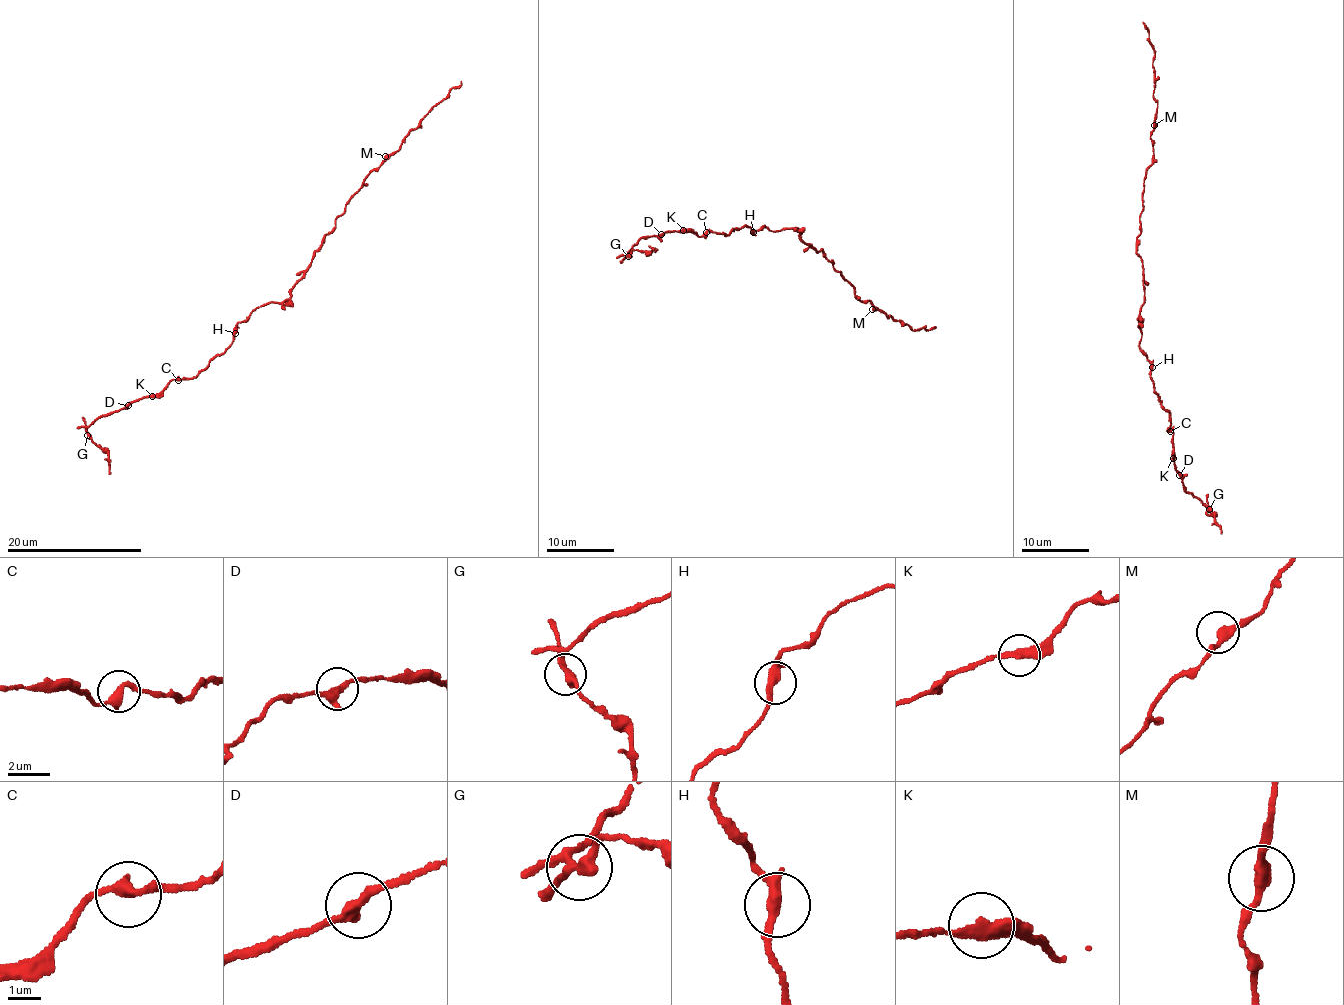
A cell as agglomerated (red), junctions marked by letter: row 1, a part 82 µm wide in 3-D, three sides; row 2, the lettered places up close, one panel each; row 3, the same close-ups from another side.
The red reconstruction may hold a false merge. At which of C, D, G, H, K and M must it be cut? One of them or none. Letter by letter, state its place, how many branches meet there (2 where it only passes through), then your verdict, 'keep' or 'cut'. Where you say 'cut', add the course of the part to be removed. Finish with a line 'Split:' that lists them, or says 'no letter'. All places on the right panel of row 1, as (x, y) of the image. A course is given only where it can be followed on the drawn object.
C: place (1170, 431); branches 2; keep
D: place (1179, 475); branches 2; keep
G: place (1209, 509); branches 2; cut; course (1210, 509), (1207, 514), (1214, 517), (1214, 523), (1221, 533)
H: place (1152, 367); branches 2; keep
K: place (1173, 458); branches 2; keep
M: place (1154, 125); branches 2; keep
Split: G

